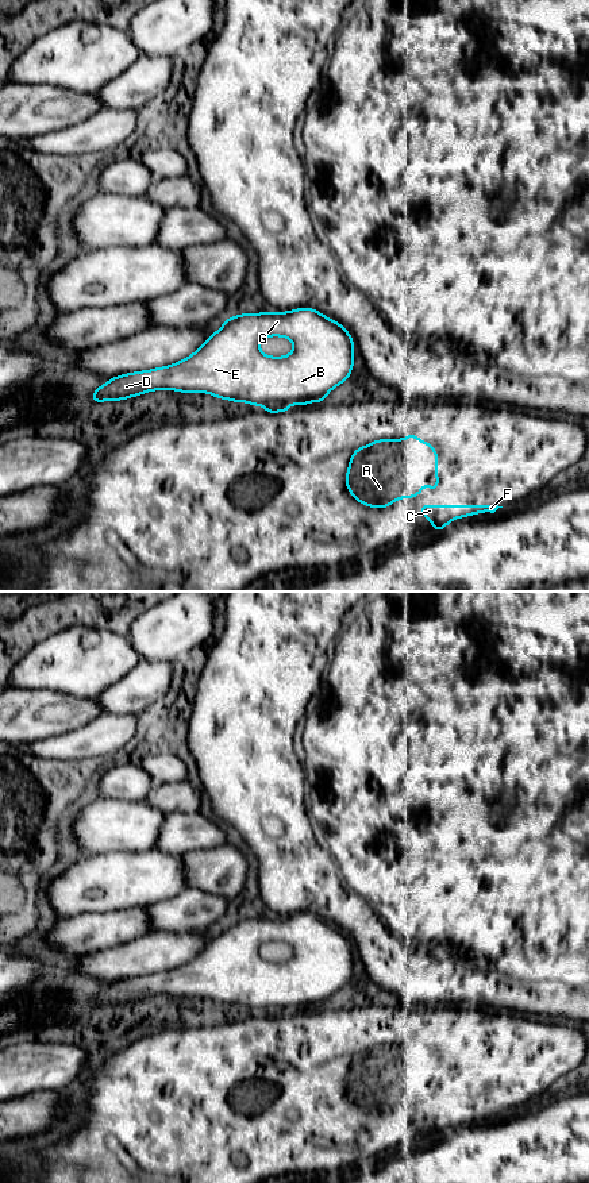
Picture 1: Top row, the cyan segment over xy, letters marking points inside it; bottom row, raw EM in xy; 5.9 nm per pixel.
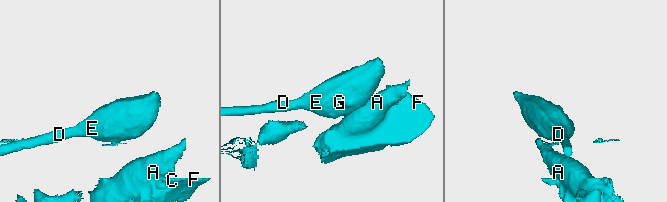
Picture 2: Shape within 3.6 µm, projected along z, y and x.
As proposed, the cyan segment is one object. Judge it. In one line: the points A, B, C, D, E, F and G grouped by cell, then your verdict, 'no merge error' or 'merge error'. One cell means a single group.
A C F / B D E G | merge error

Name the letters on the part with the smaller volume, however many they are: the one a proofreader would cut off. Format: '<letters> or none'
B, D, E, G

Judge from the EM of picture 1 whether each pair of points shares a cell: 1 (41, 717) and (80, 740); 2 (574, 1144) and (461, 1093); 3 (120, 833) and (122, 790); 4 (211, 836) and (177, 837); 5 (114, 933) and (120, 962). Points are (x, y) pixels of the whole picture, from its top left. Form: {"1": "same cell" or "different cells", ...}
{"1": "different cells", "2": "different cells", "3": "different cells", "4": "same cell", "5": "different cells"}

